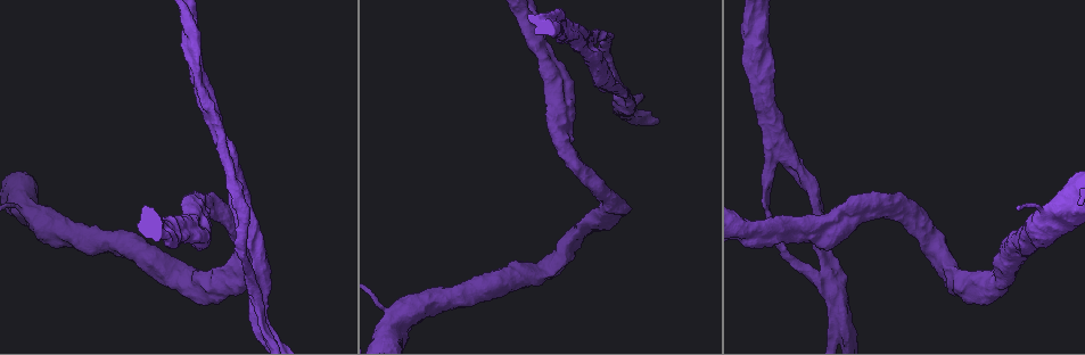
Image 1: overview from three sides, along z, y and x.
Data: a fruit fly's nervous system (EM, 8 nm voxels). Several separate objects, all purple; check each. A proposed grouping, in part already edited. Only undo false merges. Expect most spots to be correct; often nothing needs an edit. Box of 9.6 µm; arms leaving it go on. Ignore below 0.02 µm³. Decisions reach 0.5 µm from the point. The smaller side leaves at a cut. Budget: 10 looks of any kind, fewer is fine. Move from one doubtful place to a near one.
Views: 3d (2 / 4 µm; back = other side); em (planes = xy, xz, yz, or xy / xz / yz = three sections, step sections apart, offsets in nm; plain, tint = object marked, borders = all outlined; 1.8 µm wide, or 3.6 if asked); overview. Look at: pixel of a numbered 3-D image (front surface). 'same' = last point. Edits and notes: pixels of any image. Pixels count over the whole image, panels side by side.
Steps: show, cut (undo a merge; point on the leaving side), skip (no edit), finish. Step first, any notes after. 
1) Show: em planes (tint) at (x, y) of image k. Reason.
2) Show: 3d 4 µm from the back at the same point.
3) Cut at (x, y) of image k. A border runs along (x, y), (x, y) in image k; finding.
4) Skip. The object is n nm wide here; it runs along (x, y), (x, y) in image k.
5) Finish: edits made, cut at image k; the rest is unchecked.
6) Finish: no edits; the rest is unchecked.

Show: em planes (tint) at (263, 330) of image 1. Branch point.

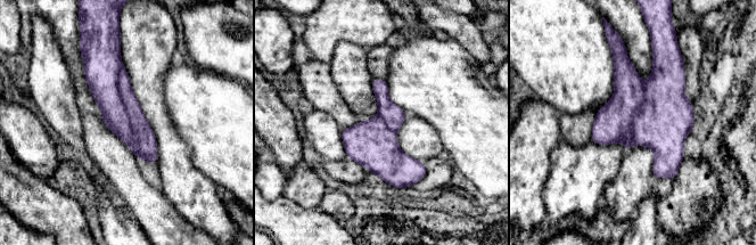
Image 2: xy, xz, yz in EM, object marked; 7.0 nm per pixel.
Skip. The object is 280 nm wide here; it runs along (114, 55), (114, 96), (154, 160) in image 2; all the same neuron.

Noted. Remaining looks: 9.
Show: 3d 4 µm at (558, 109) of image 1. Arms run side by side.

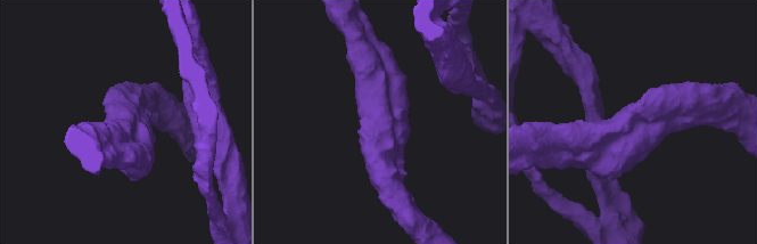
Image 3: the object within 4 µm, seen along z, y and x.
Show: em planes (tint) at (631, 129) of image 3. 4 arms meet here; shape alone is not enough.

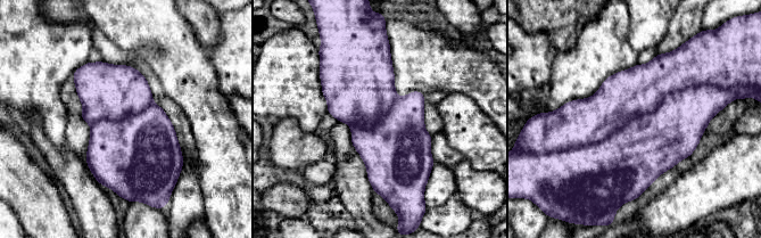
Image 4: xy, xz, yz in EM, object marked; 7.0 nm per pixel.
Skip. One neuron here.

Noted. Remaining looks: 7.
Show: em planes (tint) at (790, 156) of image 1. Arms part here.

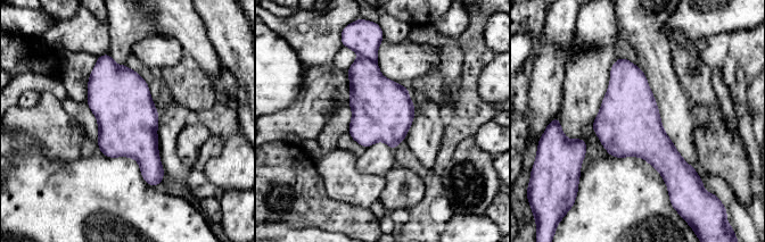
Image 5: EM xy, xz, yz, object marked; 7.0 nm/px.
Skip. One neuron here.

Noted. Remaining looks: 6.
Show: 3d 4 µm from the back at (199, 77) of image 1. A fork.

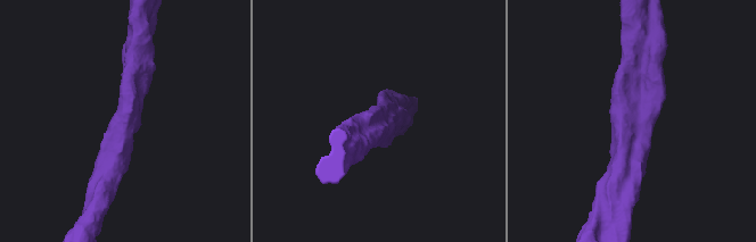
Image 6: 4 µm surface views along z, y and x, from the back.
Show: em planes (tint) at (382, 124) of image 6.

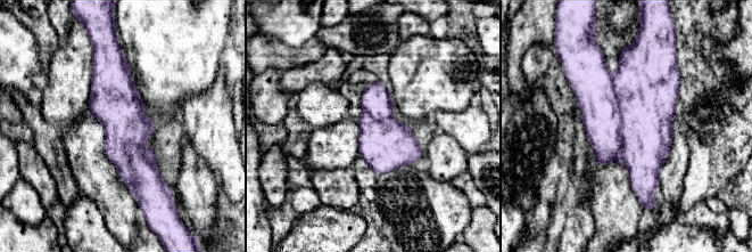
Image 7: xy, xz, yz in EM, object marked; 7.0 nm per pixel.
Skip. All the same neuron.

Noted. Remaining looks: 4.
Finish: no edits; the rest is unchecked.

